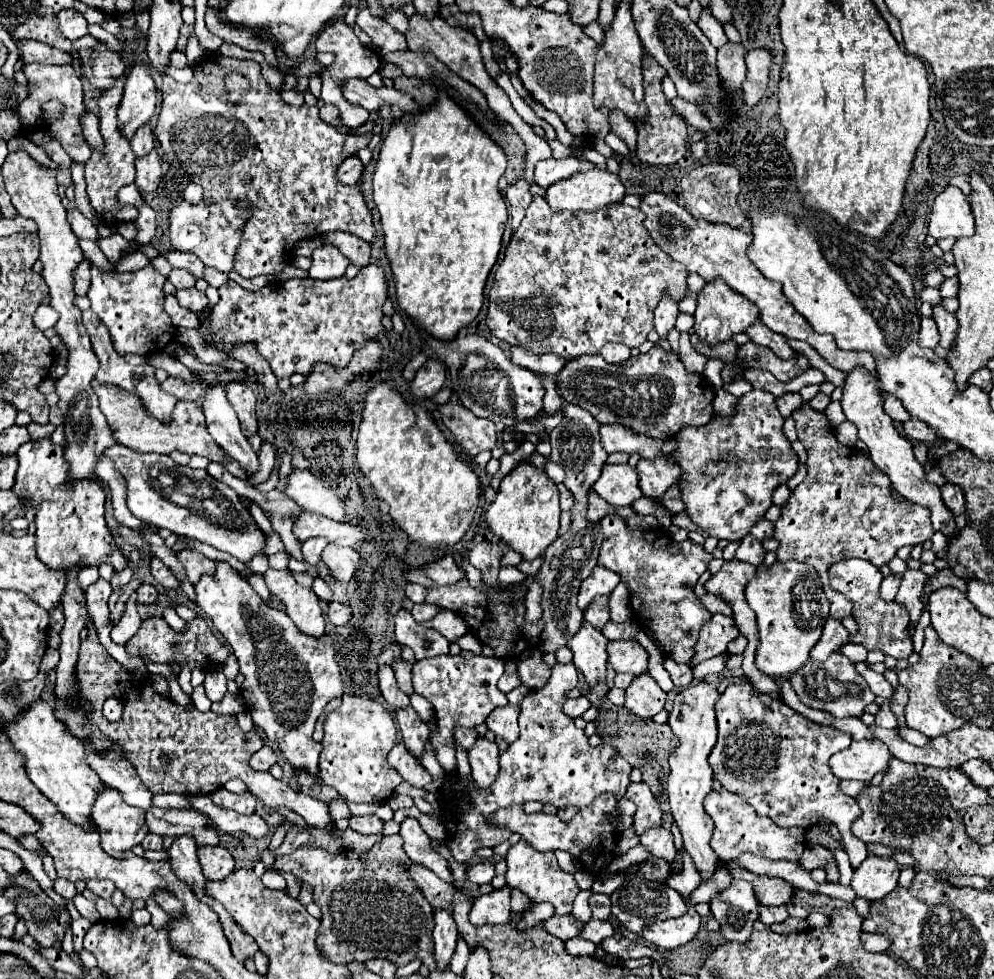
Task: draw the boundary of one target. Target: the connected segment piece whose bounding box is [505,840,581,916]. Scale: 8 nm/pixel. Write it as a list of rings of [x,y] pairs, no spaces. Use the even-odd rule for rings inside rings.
[[[519,840],[513,844],[505,856],[507,860],[507,872],[505,880],[509,888],[517,888],[523,894],[531,898],[531,902],[551,902],[555,908],[555,916],[565,916],[571,914],[571,904],[575,896],[581,892],[581,888],[575,882],[575,876],[571,872],[565,872],[559,868],[557,858],[553,852],[539,852],[527,842]]]

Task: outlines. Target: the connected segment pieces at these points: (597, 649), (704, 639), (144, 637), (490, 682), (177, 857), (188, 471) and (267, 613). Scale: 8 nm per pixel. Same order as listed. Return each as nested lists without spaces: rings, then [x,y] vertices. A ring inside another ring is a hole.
[[[583,622],[579,634],[569,638],[567,648],[573,652],[573,664],[579,672],[583,672],[589,692],[585,694],[589,702],[595,708],[601,708],[601,704],[607,700],[609,684],[607,684],[607,638],[603,632],[595,630],[591,624]]]
[[[713,614],[711,620],[705,622],[699,632],[699,640],[695,644],[695,658],[691,658],[689,666],[695,668],[703,660],[723,654],[727,650],[727,644],[731,640],[735,640],[737,632],[739,630],[731,618],[727,618],[723,614]]]
[[[149,616],[143,620],[139,632],[127,642],[125,650],[131,656],[139,656],[139,658],[149,658],[153,664],[187,664],[191,670],[199,668],[199,670],[207,670],[213,668],[217,664],[223,664],[229,656],[229,650],[225,644],[221,644],[215,634],[211,632],[211,628],[207,626],[207,620],[203,616],[197,616],[193,620],[187,622],[187,628],[183,632],[175,632],[163,616]]]
[[[461,650],[459,654],[441,654],[425,660],[417,660],[413,664],[413,688],[417,694],[425,696],[435,708],[435,724],[437,728],[429,734],[429,744],[435,750],[437,762],[451,774],[457,774],[457,758],[455,758],[455,726],[477,728],[487,720],[491,710],[505,706],[507,696],[497,688],[497,680],[505,670],[505,662],[499,658],[477,656],[473,652]]]
[[[173,838],[171,848],[167,850],[169,854],[169,864],[175,870],[177,878],[181,882],[185,882],[187,886],[191,886],[191,890],[195,892],[195,896],[199,900],[205,900],[203,894],[203,886],[205,886],[205,878],[197,860],[197,846],[193,838]]]
[[[121,444],[105,450],[104,455],[111,459],[127,484],[127,506],[143,522],[159,528],[167,528],[175,534],[197,538],[209,546],[223,550],[243,564],[251,562],[257,554],[265,554],[267,534],[255,524],[247,506],[227,484],[211,478],[205,470],[193,470],[189,466],[179,466],[171,462],[171,478],[155,476],[150,478],[147,463],[137,461],[138,453]]]
[[[215,560],[215,574],[203,574],[203,578],[195,584],[195,594],[197,594],[197,606],[213,622],[213,626],[225,636],[225,640],[233,648],[233,654],[239,660],[239,672],[245,676],[239,692],[245,700],[247,710],[251,712],[253,722],[261,726],[261,730],[271,742],[277,742],[281,754],[293,768],[305,770],[307,774],[311,772],[313,778],[319,780],[321,742],[315,742],[311,738],[313,728],[327,702],[337,696],[343,696],[343,684],[339,676],[339,666],[335,662],[335,650],[331,638],[329,636],[313,638],[303,634],[285,612],[265,606],[261,596],[241,576],[241,572],[235,570],[231,564],[227,564],[225,560]]]

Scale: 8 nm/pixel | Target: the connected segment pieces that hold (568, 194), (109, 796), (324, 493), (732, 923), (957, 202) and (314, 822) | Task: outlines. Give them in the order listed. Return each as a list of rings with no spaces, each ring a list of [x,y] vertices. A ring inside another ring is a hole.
[[[589,170],[559,180],[547,188],[547,204],[551,210],[597,210],[619,202],[625,196],[625,188],[617,174],[607,170]]]
[[[103,786],[97,794],[91,814],[99,828],[103,850],[113,858],[123,858],[123,854],[147,834],[145,810],[127,806],[123,796],[109,786]]]
[[[293,470],[287,476],[283,492],[293,498],[303,512],[315,512],[337,522],[347,520],[339,496],[331,488],[323,486],[309,470]]]
[[[733,880],[731,886],[727,890],[723,890],[717,898],[713,898],[711,902],[711,912],[715,916],[715,920],[721,924],[721,936],[729,942],[747,942],[747,938],[751,938],[751,928],[753,922],[759,918],[759,902],[753,894],[753,886],[745,880]]]
[[[947,186],[933,202],[929,216],[929,234],[933,238],[963,238],[973,234],[973,214],[963,192]]]
[[[91,624],[89,634],[81,640],[77,674],[81,682],[81,694],[93,704],[91,714],[79,714],[71,706],[55,704],[55,716],[67,724],[69,732],[77,738],[93,738],[93,746],[97,750],[107,750],[111,744],[119,744],[125,756],[135,766],[143,784],[153,794],[209,794],[221,788],[231,778],[239,778],[247,784],[251,794],[263,800],[271,808],[289,808],[297,812],[309,826],[313,828],[329,828],[333,818],[329,814],[327,804],[317,798],[303,794],[301,790],[293,790],[289,784],[273,778],[269,772],[257,772],[249,766],[249,758],[263,746],[263,738],[257,730],[243,732],[237,726],[235,716],[217,716],[213,712],[199,712],[197,708],[179,706],[151,688],[149,676],[133,676],[123,670],[113,658],[105,652],[105,648],[97,640],[95,626]],[[107,696],[123,696],[123,718],[121,722],[109,722],[101,708]],[[161,754],[169,756],[169,764],[163,764]]]

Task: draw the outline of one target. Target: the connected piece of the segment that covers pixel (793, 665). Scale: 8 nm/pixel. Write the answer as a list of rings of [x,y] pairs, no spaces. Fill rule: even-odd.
[[[797,560],[775,562],[771,568],[759,566],[757,576],[745,588],[745,598],[757,614],[759,646],[755,666],[771,678],[789,678],[809,660],[809,652],[819,642],[829,616],[829,602],[821,590],[817,572]]]

